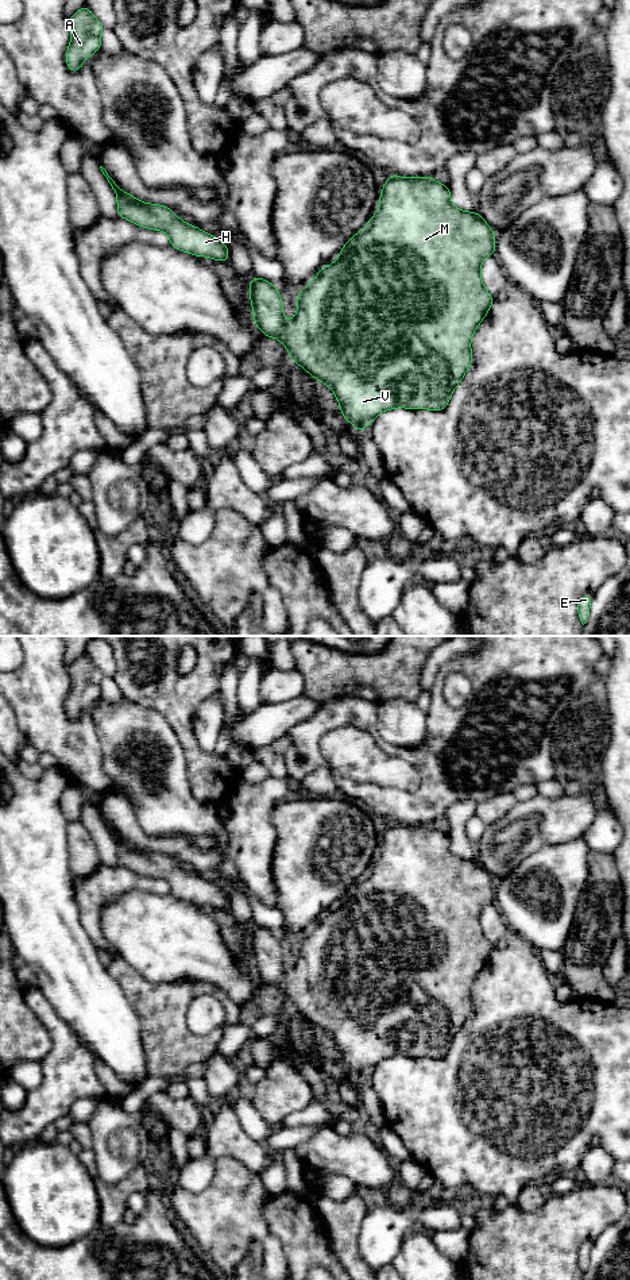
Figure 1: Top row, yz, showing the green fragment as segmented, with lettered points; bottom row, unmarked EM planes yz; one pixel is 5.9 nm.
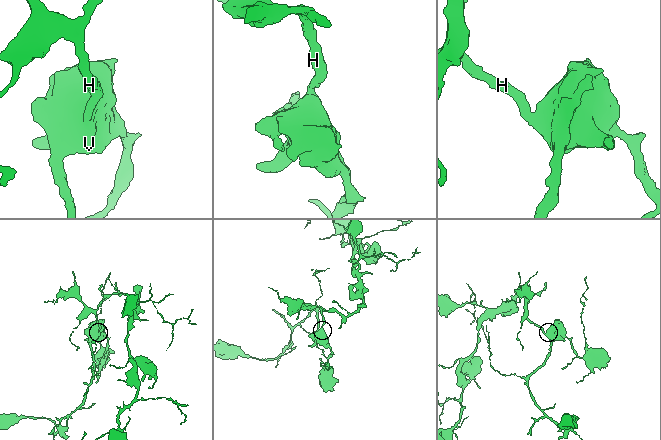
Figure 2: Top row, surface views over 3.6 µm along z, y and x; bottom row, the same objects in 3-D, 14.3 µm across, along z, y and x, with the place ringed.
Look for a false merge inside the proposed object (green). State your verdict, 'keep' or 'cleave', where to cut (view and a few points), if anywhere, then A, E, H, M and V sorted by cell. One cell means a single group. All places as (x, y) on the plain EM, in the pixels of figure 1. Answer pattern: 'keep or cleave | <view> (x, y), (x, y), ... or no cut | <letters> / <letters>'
keep | no cut | A E H M V

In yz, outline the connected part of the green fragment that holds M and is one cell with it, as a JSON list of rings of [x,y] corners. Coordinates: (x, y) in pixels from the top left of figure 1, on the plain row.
[[[390,824],[379,843],[379,859],[371,864],[368,872],[363,875],[340,898],[340,906],[320,918],[320,921],[301,940],[298,945],[297,964],[286,969],[283,964],[282,945],[278,937],[268,929],[252,925],[250,930],[250,946],[255,974],[267,986],[279,987],[289,998],[291,1009],[298,1011],[314,1028],[329,1034],[340,1052],[344,1067],[357,1079],[366,1075],[382,1060],[394,1056],[432,1057],[442,1059],[447,1056],[455,1036],[463,1029],[464,1022],[472,1013],[471,986],[492,953],[492,944],[486,938],[480,926],[480,914],[486,905],[495,902],[495,882],[478,860],[465,860],[453,855],[449,834],[434,829],[432,825],[399,825]]]

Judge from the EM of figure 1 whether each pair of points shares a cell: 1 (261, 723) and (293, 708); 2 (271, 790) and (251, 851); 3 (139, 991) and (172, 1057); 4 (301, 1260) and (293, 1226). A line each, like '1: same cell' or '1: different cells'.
1: same cell
2: same cell
3: same cell
4: same cell

